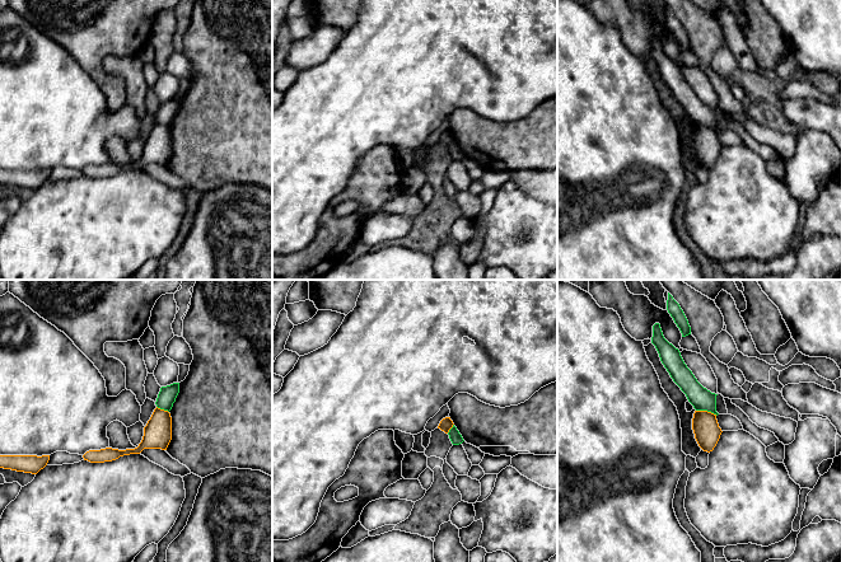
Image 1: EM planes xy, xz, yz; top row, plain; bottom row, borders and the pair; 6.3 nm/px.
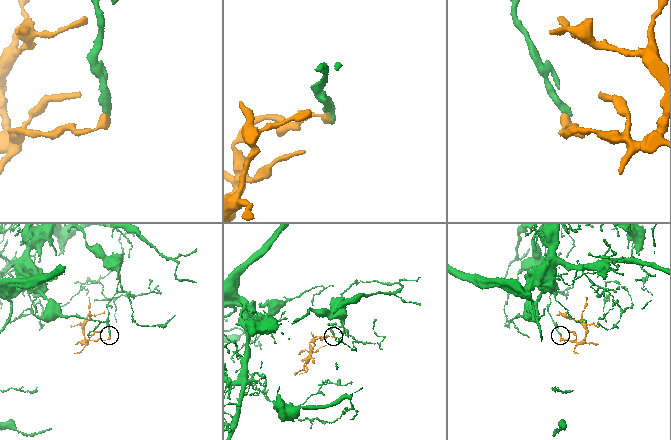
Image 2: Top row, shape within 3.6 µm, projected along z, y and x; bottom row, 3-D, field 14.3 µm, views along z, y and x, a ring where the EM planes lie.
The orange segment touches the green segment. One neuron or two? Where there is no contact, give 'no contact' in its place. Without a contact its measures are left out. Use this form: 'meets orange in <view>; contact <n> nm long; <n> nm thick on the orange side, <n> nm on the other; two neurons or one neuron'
meets orange in yz; contact 140 nm long; 170 nm thick on the orange side, 140 nm on the other; two neurons

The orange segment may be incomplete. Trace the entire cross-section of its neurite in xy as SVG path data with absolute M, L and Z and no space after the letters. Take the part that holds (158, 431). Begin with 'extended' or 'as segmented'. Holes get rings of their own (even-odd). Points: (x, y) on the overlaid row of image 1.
as segmented; M155 408L146 426L141 442L135 449L118 450L106 448L101 450L89 450L83 458L90 463L104 463L118 459L123 455L140 454L144 449L167 450L172 440L172 417L168 411Z

